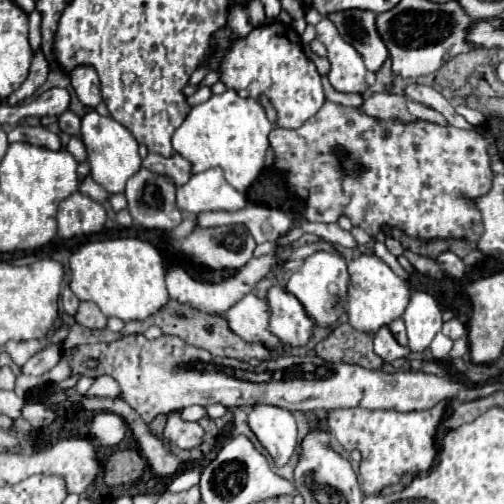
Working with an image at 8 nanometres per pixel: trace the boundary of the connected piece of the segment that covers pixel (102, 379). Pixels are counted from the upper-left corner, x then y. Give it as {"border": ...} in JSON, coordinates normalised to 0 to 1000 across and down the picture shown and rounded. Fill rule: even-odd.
{"border":[[[202,742],[190,750],[190,758],[179,766],[179,774],[171,778],[175,786],[198,786],[198,790],[238,790],[238,766],[234,758],[214,746],[214,742]]]}

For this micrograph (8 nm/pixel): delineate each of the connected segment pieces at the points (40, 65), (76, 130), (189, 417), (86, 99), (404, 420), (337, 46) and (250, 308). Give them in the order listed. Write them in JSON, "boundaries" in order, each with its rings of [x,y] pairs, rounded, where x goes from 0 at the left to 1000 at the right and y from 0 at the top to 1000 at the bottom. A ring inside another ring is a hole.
{"boundaries":[[[[75,99],[75,103],[67,107],[67,115],[63,115],[63,131],[60,131],[60,147],[56,147],[56,155],[48,159],[48,167],[44,167],[36,179],[28,179],[28,183],[12,194],[8,206],[16,206],[16,210],[32,210],[32,206],[44,202],[48,194],[63,190],[63,187],[91,163],[95,143],[99,143],[99,139],[95,139],[95,123],[91,123],[83,99]]],[[[127,222],[127,226],[119,230],[119,254],[123,254],[123,262],[131,262],[131,266],[139,266],[139,270],[151,270],[151,274],[163,270],[163,266],[159,266],[163,242],[159,242],[159,234],[155,234],[147,222]]],[[[393,804],[361,810],[357,827],[367,835],[393,835],[409,823],[409,810]]],[[[151,131],[147,139],[139,139],[139,163],[143,175],[151,179],[155,198],[175,210],[175,214],[190,214],[202,202],[202,183],[198,183],[198,159],[194,147],[183,131]]],[[[885,798],[853,813],[833,817],[770,817],[770,813],[730,813],[730,810],[698,810],[698,813],[655,813],[651,845],[663,869],[679,889],[710,889],[718,901],[714,917],[714,948],[722,980],[750,980],[762,964],[790,960],[798,940],[845,937],[857,929],[865,909],[861,861],[877,833]]],[[[639,36],[627,48],[627,75],[647,91],[655,119],[655,167],[671,183],[726,183],[730,171],[742,167],[742,143],[726,139],[718,111],[702,91],[694,91],[667,60],[663,44]]],[[[488,583],[444,623],[444,631],[456,639],[456,651],[488,679],[516,679],[548,702],[567,698],[560,679],[552,679],[552,671],[536,663],[536,603],[528,599],[528,591]]]]}

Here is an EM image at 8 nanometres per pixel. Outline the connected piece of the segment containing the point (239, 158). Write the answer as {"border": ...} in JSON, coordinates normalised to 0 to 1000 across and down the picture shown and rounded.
{"border":[[[448,179],[377,214],[361,250],[341,270],[341,294],[381,325],[381,345],[433,329],[444,337],[448,361],[472,381],[484,381],[524,333],[536,258],[540,246],[512,198],[476,194],[464,179]]]}

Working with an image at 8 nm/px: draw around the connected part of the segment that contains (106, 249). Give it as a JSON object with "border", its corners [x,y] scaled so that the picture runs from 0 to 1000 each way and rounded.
{"border":[[[274,472],[187,476],[139,508],[139,575],[155,595],[187,599],[206,627],[230,627],[246,639],[286,635],[313,619],[333,595],[325,563],[325,508],[298,484]]]}

